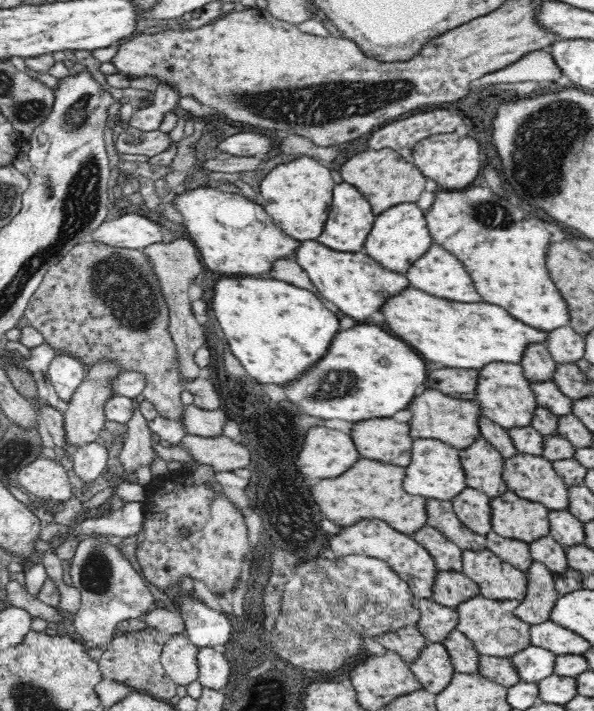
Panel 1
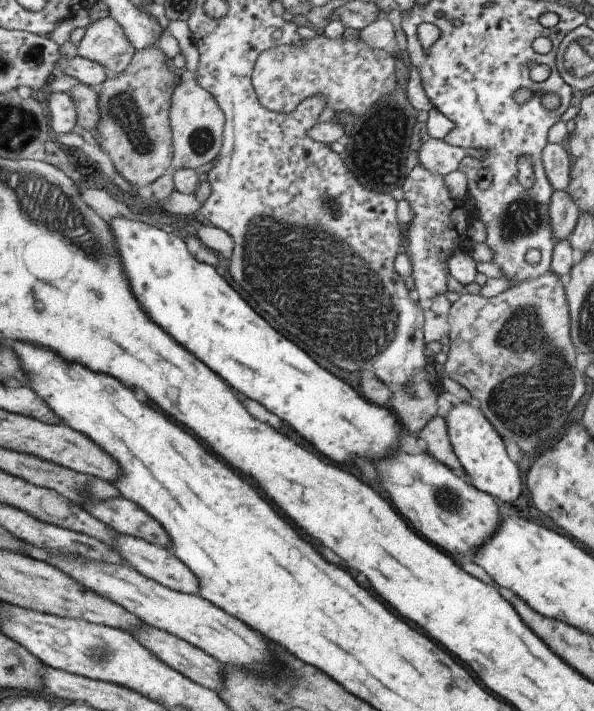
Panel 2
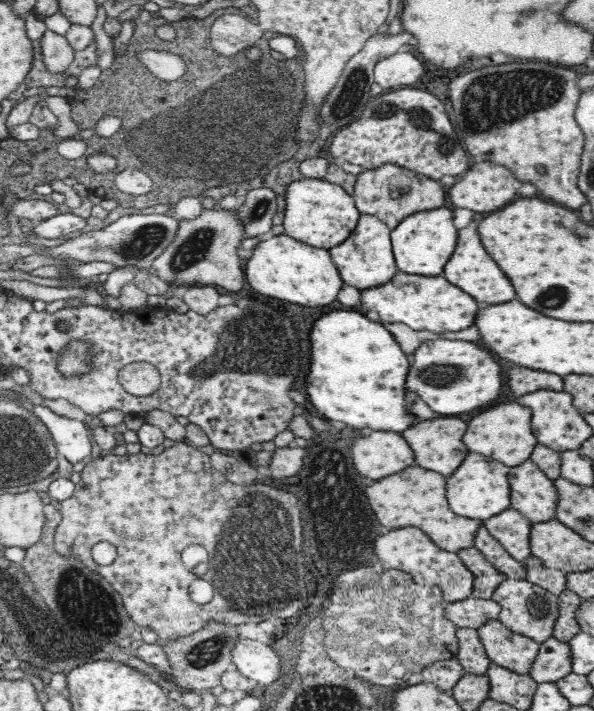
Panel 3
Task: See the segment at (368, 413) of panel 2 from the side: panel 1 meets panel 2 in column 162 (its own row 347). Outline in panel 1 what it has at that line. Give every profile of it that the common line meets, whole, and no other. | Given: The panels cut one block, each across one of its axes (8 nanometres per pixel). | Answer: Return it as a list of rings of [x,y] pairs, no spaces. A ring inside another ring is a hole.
[[[222,278],[214,286],[212,310],[215,320],[220,323],[225,338],[231,346],[231,352],[240,360],[246,373],[262,385],[280,390],[282,386],[290,386],[290,382],[298,380],[306,370],[310,370],[326,352],[330,342],[340,330],[338,318],[330,312],[318,296],[304,288],[296,288],[292,284],[284,284],[280,280],[264,280],[264,278]]]

